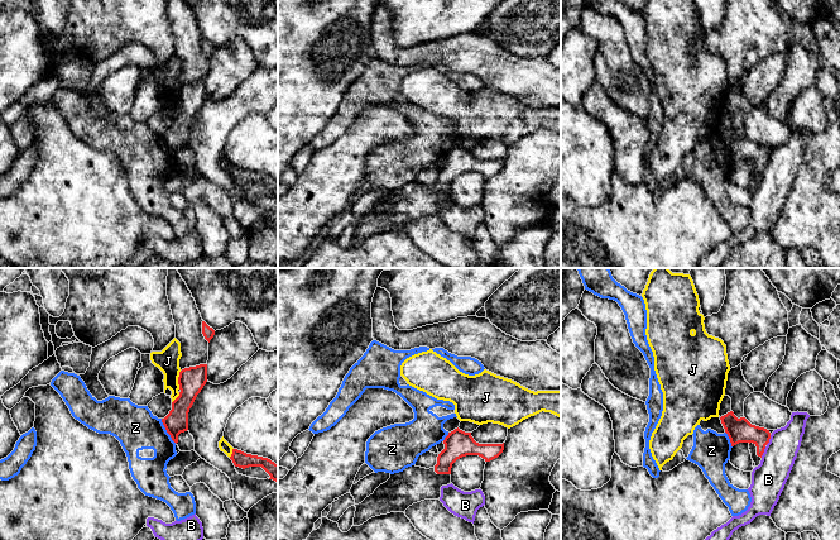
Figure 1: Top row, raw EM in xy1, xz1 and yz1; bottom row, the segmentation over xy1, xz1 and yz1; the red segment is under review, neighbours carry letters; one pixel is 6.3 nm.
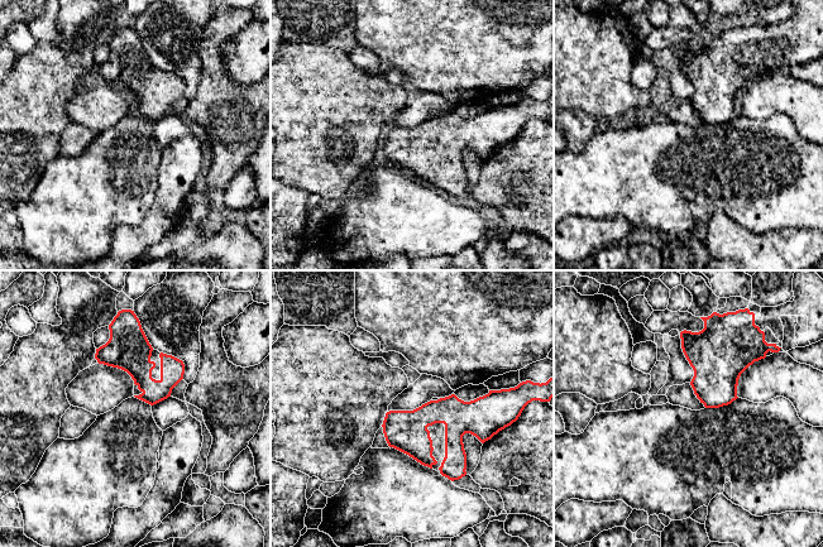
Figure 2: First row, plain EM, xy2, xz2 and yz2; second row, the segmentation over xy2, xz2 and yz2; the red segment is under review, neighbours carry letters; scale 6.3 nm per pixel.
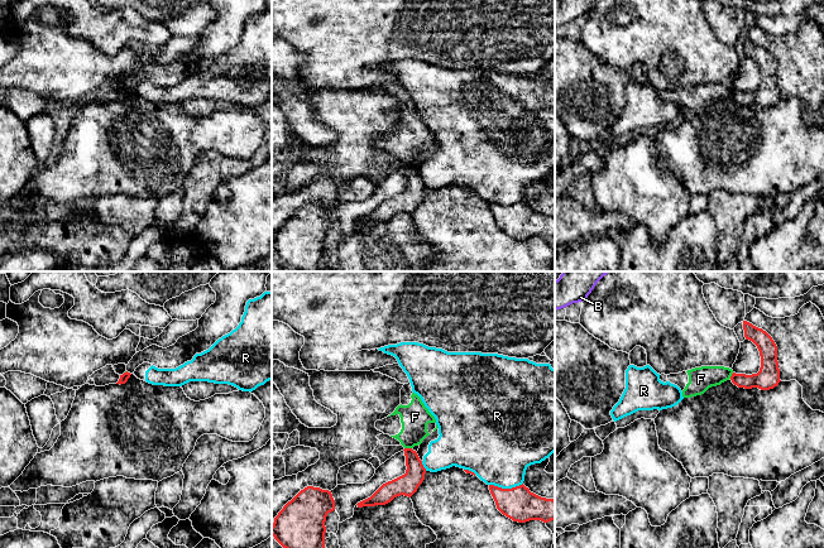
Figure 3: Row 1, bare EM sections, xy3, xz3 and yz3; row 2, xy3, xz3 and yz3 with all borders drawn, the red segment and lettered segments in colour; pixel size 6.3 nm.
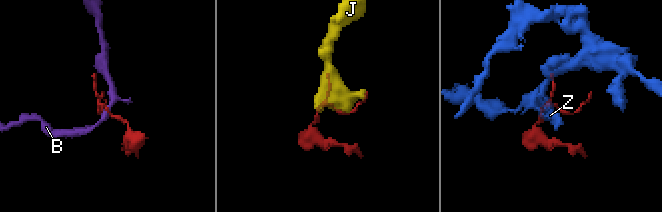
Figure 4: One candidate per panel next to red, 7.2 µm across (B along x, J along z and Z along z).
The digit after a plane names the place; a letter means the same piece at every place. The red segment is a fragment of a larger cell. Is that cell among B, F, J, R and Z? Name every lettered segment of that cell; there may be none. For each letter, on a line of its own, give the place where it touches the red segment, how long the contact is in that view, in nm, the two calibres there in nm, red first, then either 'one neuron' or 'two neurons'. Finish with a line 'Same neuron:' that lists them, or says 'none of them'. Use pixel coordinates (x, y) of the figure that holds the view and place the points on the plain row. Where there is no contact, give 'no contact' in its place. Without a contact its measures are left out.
B: meets red in yz1 at (763, 168); contact 80 nm long; 160 nm thick on the red side, 220 nm on the other; two neurons
F: meets red in xz3 at (408, 166); contact 50 nm long; 140 nm thick on the red side, 190 nm on the other; two neurons
J: meets red in xy1 at (178, 96); contact 120 nm long; 170 nm thick on the red side, 150 nm on the other; two neurons
R: meets red in xz3 at (506, 206); contact 220 nm long; 220 nm thick on the red side, 420 nm on the other; two neurons
Z: meets red in xy1 at (167, 148); contact 190 nm long; 150 nm thick on the red side, 280 nm on the other; two neurons
Same neuron: none of them

